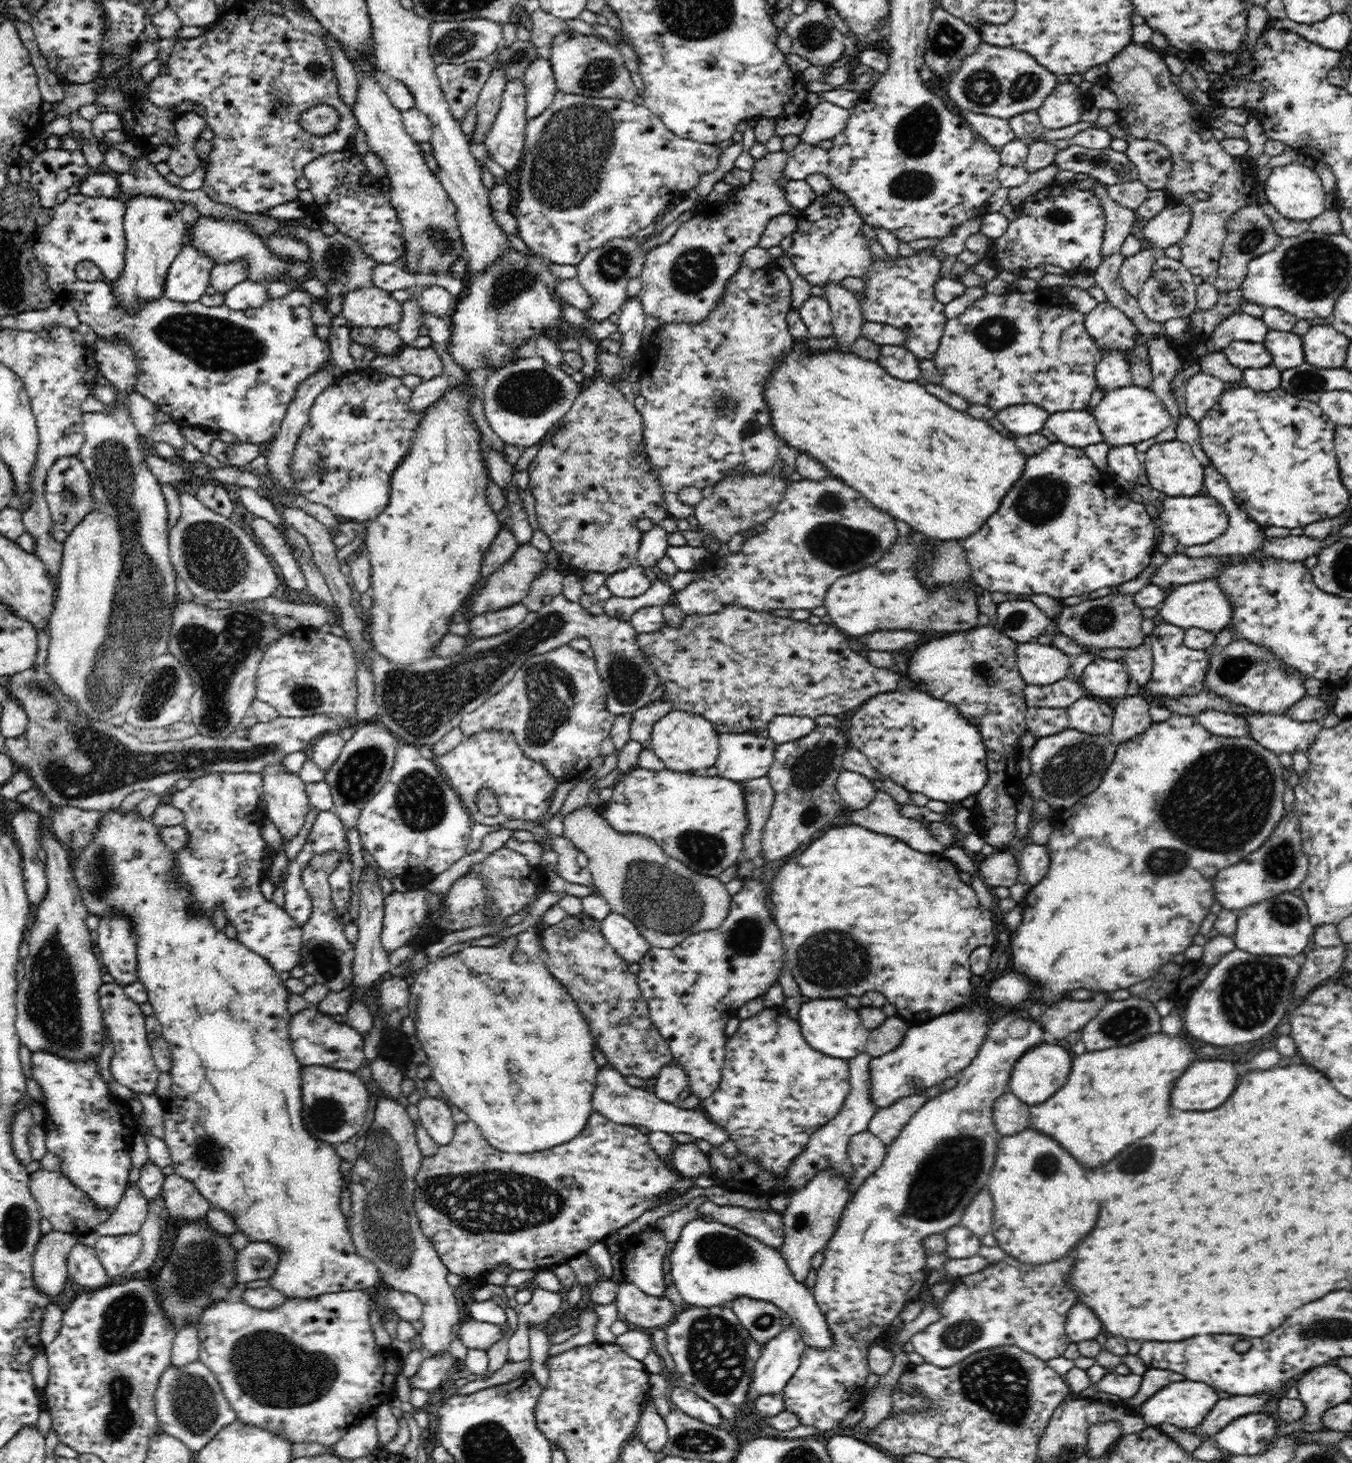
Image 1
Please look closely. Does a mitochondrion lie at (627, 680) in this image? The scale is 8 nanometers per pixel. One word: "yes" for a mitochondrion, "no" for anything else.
yes

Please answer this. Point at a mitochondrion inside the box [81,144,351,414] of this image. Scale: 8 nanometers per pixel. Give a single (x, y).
(212, 342)

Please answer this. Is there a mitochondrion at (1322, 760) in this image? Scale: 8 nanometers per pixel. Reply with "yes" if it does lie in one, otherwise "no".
no

